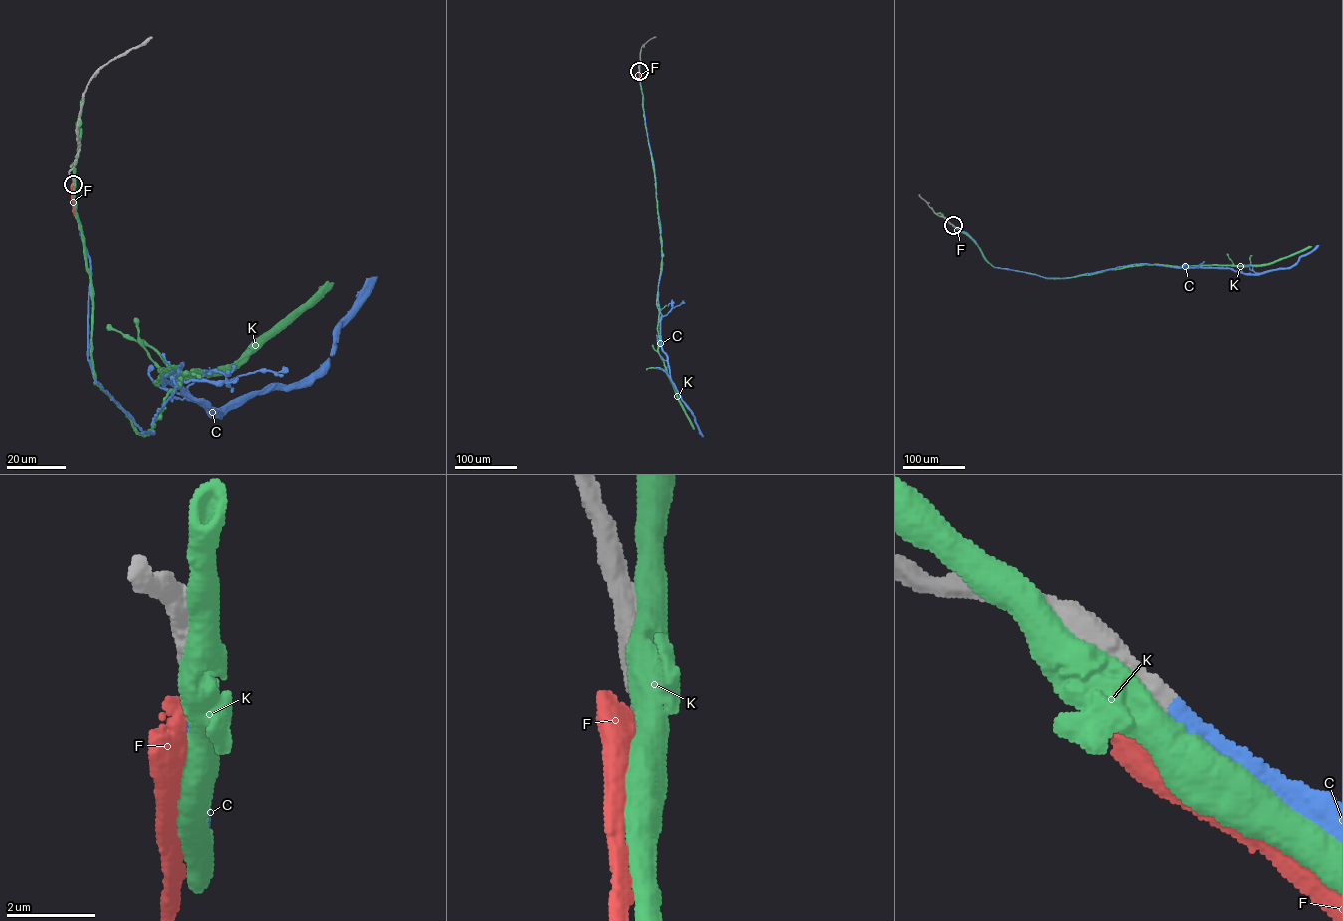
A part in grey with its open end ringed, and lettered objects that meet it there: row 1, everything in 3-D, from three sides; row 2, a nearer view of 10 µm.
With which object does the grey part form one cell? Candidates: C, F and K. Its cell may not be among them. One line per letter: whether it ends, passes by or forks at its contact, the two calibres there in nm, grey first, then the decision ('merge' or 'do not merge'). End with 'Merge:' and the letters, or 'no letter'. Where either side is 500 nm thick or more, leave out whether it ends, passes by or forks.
C: it ends; calibres 480 and 460 nm; merge
F: calibres 500 and 480 nm; do not merge
K: calibres 550 and 700 nm; do not merge
Merge: C

